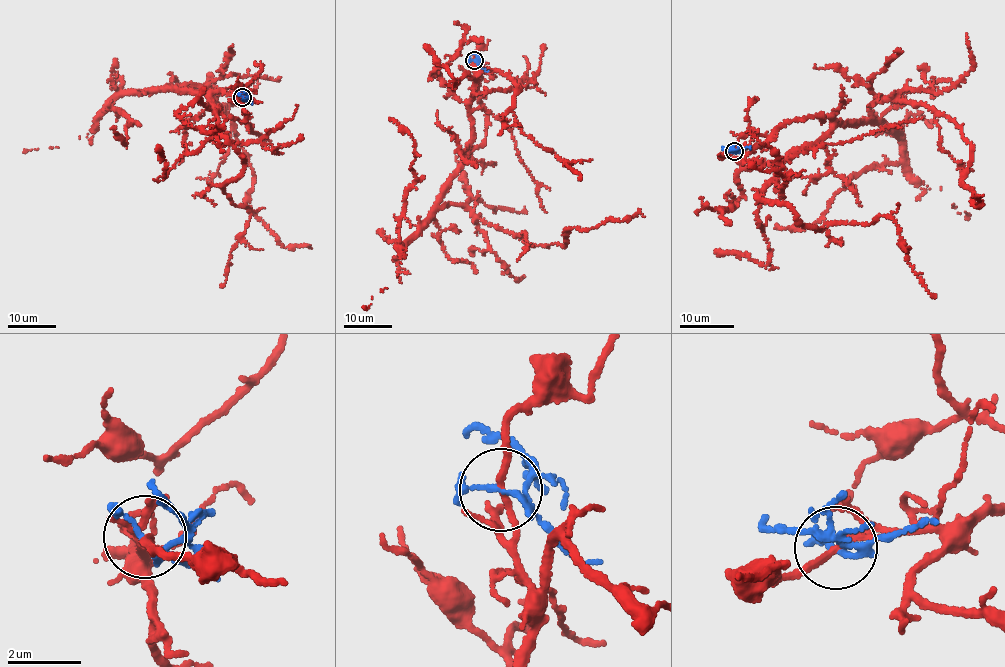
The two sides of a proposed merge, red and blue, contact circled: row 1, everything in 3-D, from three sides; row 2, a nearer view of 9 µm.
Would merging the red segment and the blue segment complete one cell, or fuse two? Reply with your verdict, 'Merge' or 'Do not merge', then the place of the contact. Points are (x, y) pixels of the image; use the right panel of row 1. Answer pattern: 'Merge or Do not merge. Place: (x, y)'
Do not merge. Place: (734, 151)

